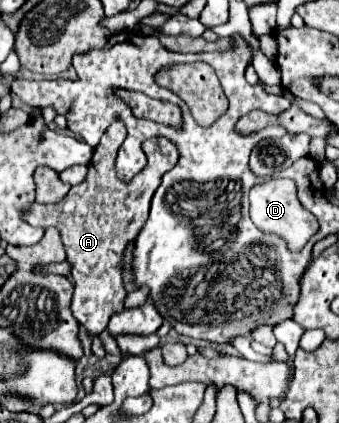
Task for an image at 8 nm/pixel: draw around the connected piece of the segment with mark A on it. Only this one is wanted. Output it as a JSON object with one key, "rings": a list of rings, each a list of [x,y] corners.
{"rings":[[[112,127],[112,133],[108,131],[98,147],[94,149],[94,155],[90,159],[90,171],[82,185],[76,185],[68,191],[68,195],[54,205],[42,205],[34,203],[26,213],[22,213],[22,219],[28,225],[34,227],[56,227],[62,235],[62,243],[66,247],[68,263],[72,265],[72,277],[74,277],[74,295],[72,295],[72,313],[80,325],[86,327],[90,335],[98,335],[108,327],[108,321],[114,313],[120,313],[124,309],[126,289],[122,285],[122,253],[128,243],[132,243],[140,229],[144,227],[148,219],[150,199],[154,191],[160,185],[160,179],[166,171],[170,171],[178,161],[178,151],[174,145],[170,145],[162,137],[152,137],[142,143],[142,151],[148,157],[146,169],[132,179],[132,183],[124,185],[116,179],[114,161],[116,151],[122,143],[122,133],[116,133],[116,127]]]}

